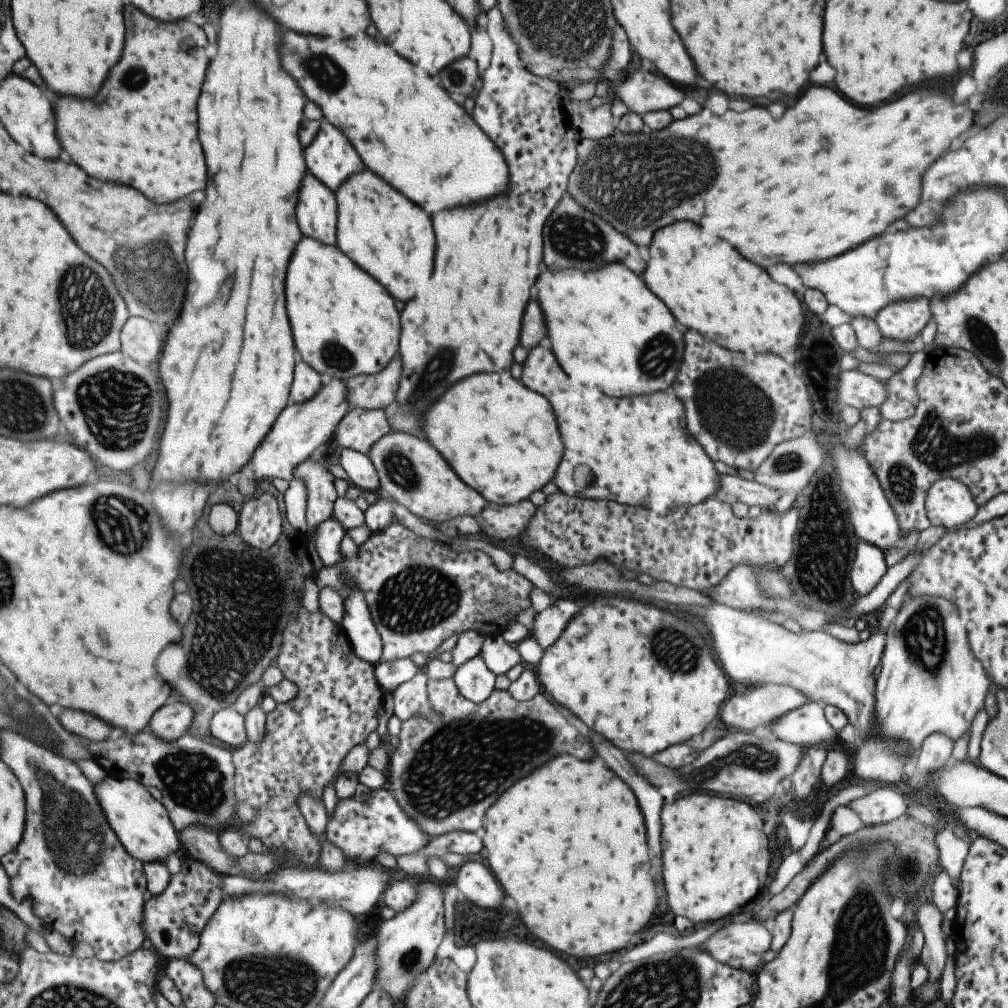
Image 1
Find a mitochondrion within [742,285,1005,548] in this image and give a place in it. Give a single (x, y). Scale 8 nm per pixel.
(931, 444)

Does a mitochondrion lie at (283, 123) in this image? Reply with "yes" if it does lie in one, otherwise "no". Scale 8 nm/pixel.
no

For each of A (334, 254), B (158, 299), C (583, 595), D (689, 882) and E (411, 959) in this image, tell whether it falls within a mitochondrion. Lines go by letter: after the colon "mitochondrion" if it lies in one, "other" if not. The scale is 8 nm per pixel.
A: other
B: mitochondrion
C: other
D: other
E: mitochondrion

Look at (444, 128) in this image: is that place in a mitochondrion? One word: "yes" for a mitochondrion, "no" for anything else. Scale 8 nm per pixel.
no

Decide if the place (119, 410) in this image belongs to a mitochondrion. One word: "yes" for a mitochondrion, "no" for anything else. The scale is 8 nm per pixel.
yes

